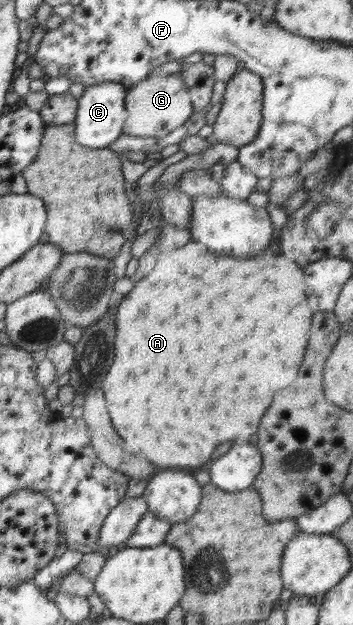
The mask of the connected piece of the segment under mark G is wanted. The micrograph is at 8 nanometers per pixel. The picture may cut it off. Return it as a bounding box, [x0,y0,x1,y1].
[123,74,194,139]

